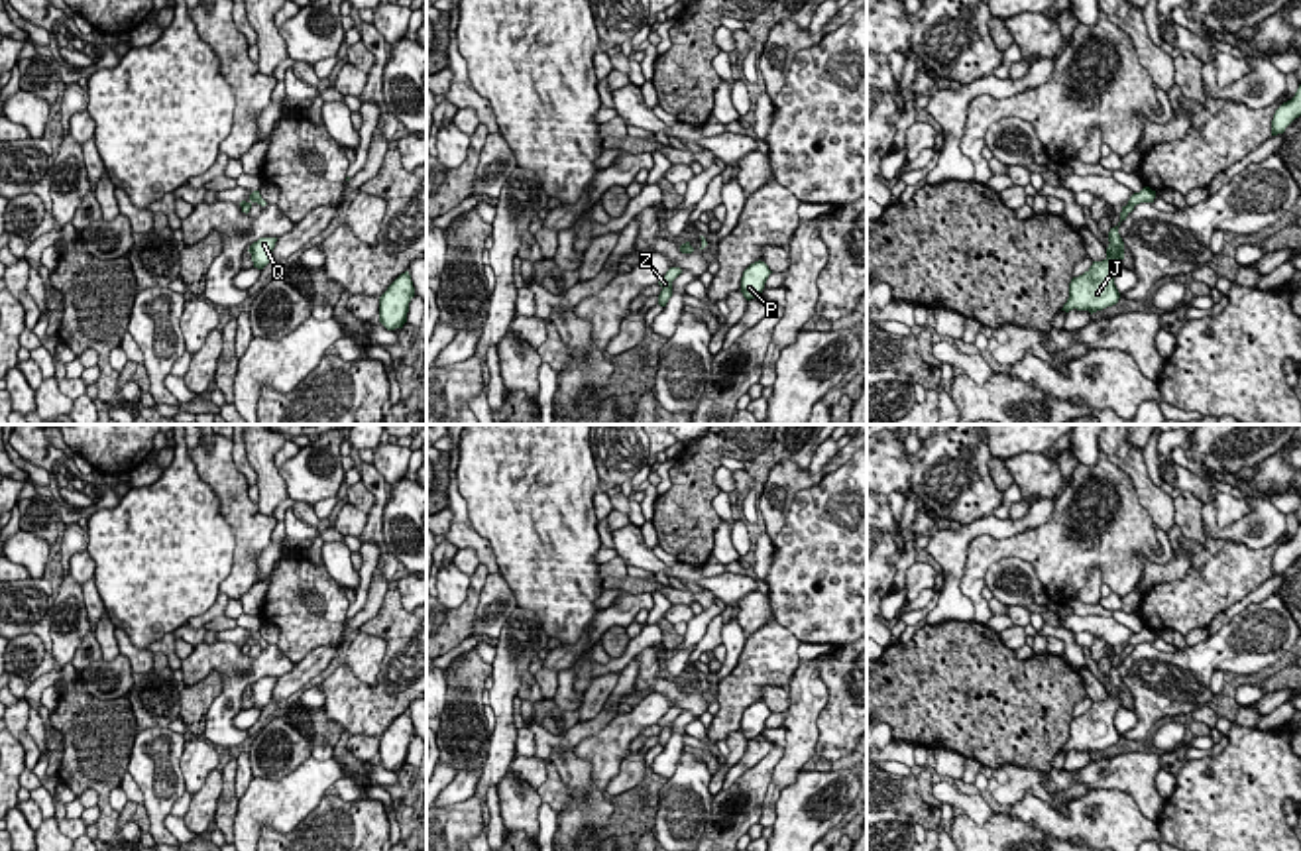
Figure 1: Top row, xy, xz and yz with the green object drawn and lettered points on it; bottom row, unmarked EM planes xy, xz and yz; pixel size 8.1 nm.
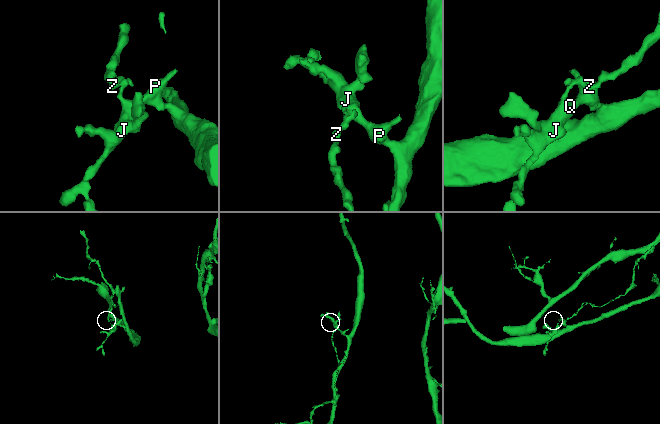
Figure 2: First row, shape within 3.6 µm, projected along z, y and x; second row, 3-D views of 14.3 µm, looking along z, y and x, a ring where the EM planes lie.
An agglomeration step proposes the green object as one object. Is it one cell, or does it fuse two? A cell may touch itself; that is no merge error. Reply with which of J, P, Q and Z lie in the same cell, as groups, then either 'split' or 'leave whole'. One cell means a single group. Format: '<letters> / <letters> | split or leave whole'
J P Q / Z | split

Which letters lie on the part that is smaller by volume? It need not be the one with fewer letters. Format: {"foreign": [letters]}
{"foreign": ["Z"]}

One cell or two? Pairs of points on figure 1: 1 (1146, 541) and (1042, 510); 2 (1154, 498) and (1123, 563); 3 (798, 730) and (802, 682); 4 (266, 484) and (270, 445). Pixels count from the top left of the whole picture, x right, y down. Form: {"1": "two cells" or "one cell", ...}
{"1": "two cells", "2": "two cells", "3": "one cell", "4": "one cell"}

